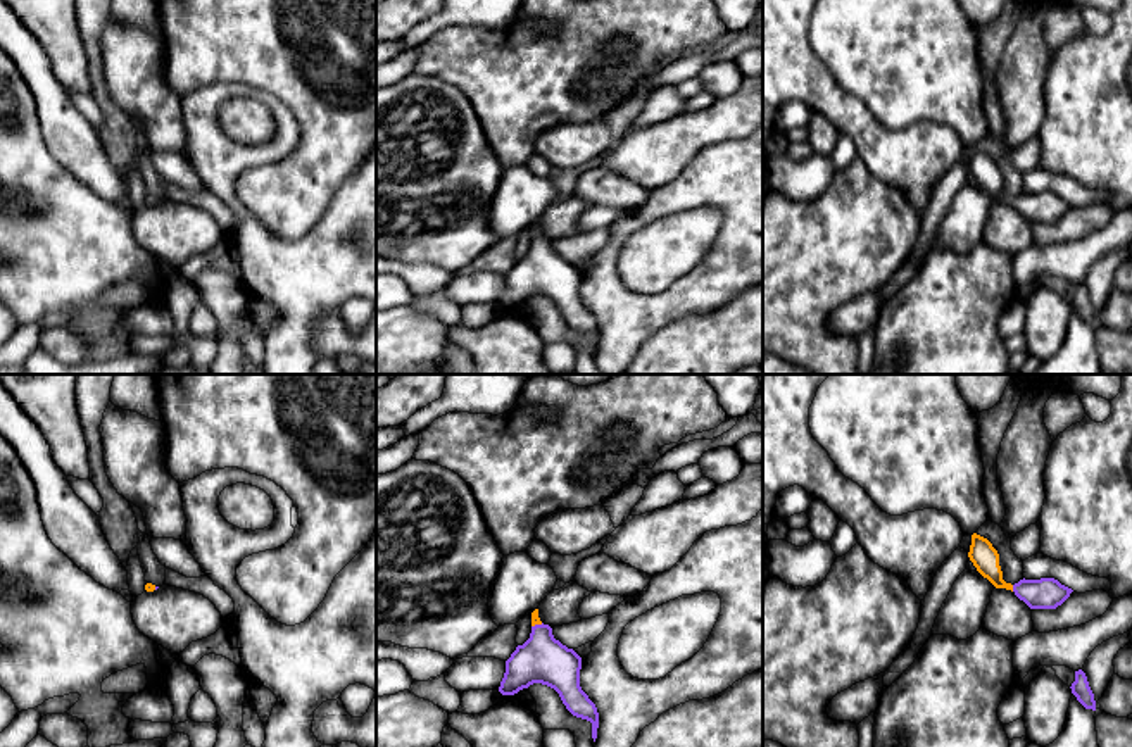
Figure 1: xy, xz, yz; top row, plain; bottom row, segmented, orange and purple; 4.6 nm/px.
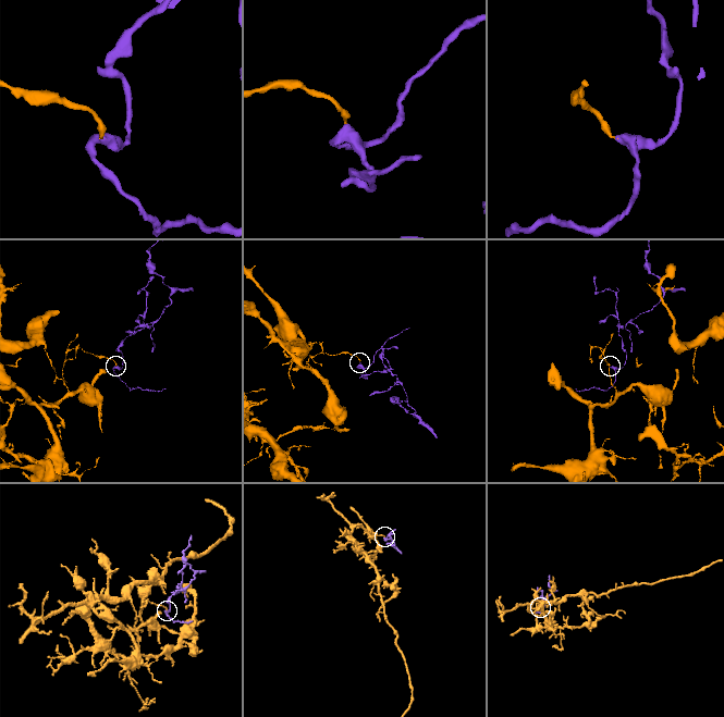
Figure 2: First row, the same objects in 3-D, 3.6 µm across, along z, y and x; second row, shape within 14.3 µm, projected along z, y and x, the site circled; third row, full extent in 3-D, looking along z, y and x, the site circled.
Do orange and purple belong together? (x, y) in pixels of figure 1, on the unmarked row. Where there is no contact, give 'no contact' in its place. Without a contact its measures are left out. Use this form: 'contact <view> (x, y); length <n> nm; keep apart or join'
contact yz (1012, 202); length 30 nm; join

